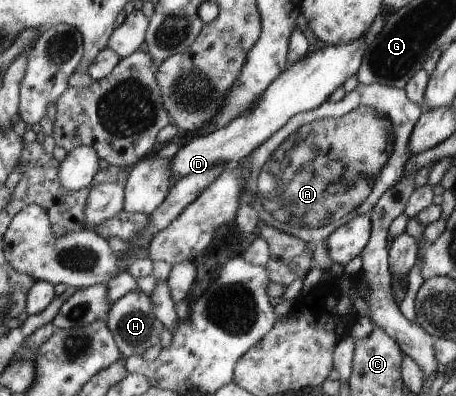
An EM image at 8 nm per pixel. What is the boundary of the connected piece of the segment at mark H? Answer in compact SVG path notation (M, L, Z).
M132 290L113 301L105 313L105 324L112 334L118 351L125 358L141 356L148 347L158 343L158 333L163 325L152 313L151 307L149 295L145 295L140 290Z

